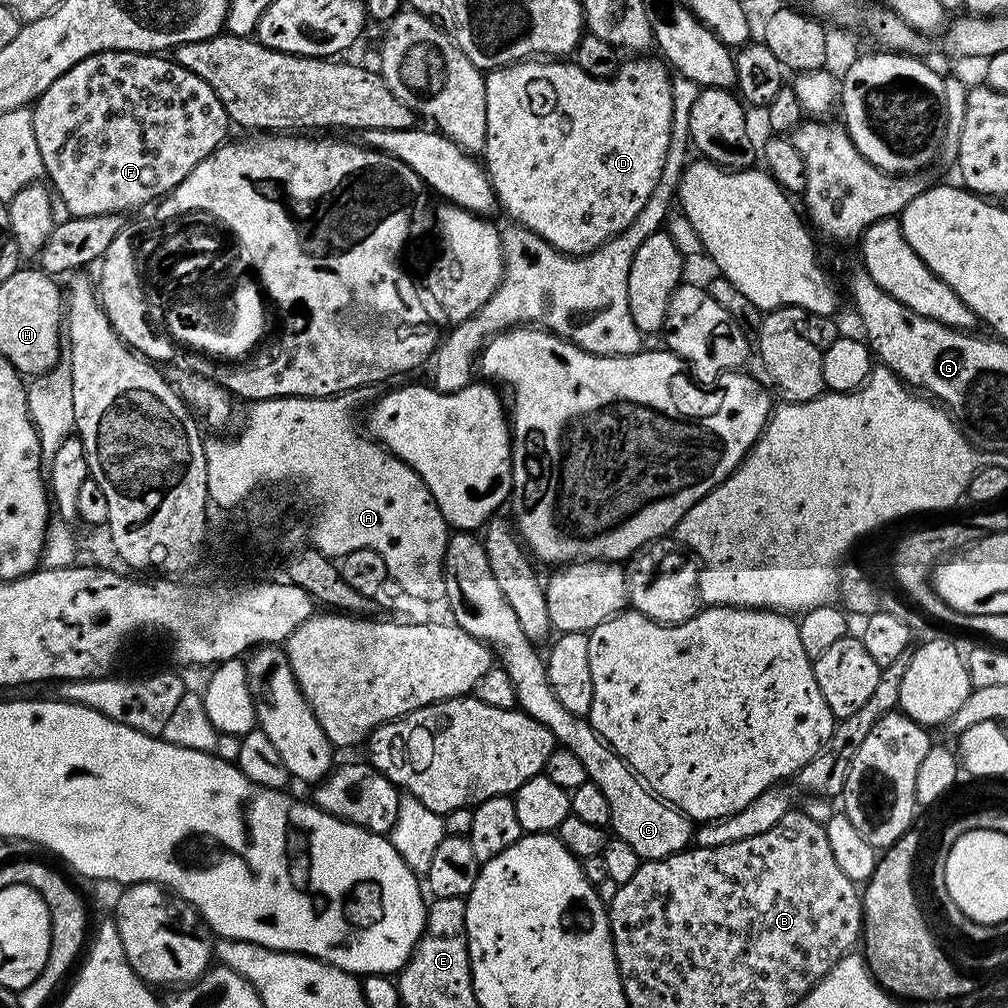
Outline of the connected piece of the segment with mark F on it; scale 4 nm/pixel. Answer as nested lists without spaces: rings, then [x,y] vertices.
[[[96,52],[92,56],[87,56],[82,62],[70,66],[70,70],[62,74],[62,78],[55,80],[36,99],[31,113],[34,122],[34,139],[38,141],[38,154],[42,154],[44,163],[44,176],[51,191],[59,200],[66,202],[66,210],[70,210],[72,216],[101,216],[115,212],[128,214],[131,208],[140,208],[143,204],[151,205],[159,201],[173,188],[177,188],[188,177],[190,170],[198,166],[198,162],[205,160],[215,148],[225,143],[227,136],[224,135],[227,134],[228,128],[230,129],[228,115],[222,102],[218,102],[218,94],[214,94],[214,90],[210,90],[210,86],[206,86],[206,82],[202,82],[198,74],[190,74],[190,70],[186,70],[167,55],[146,52]]]

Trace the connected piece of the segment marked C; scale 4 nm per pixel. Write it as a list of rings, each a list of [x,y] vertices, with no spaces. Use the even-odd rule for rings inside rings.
[[[456,530],[449,535],[445,546],[444,580],[444,600],[452,611],[451,619],[466,630],[466,634],[474,634],[474,638],[491,647],[499,667],[504,668],[510,682],[514,682],[519,711],[534,718],[534,722],[542,722],[557,745],[575,754],[582,761],[582,766],[586,766],[586,774],[594,786],[606,794],[606,803],[610,805],[610,828],[615,839],[628,843],[641,861],[666,858],[689,847],[694,840],[693,821],[660,799],[596,733],[589,720],[570,714],[570,710],[562,706],[558,694],[554,694],[550,686],[547,663],[541,653],[540,656],[536,653],[539,652],[537,645],[522,634],[522,625],[518,623],[514,609],[510,602],[506,602],[494,574],[490,574],[490,562],[486,562],[486,550],[479,535],[468,530]]]

